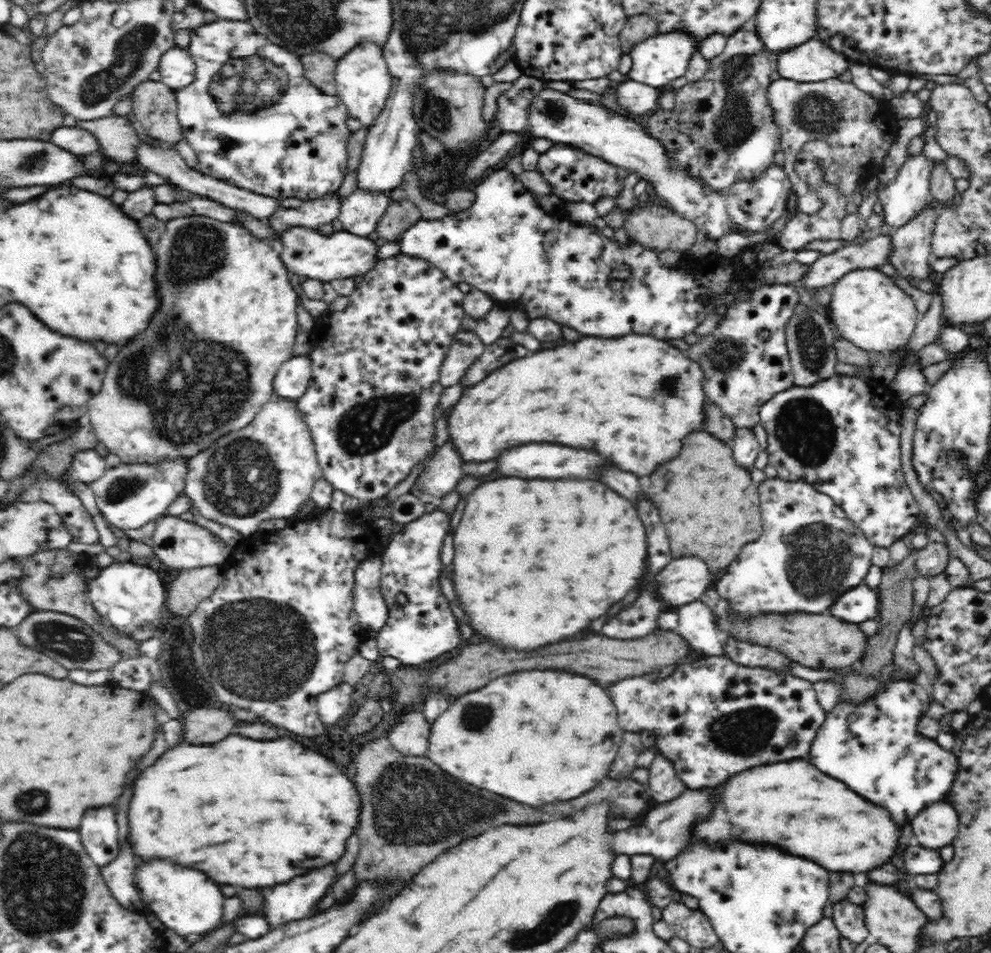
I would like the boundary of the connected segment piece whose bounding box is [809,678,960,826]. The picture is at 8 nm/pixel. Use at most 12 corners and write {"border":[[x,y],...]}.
{"border":[[890,679],[827,713],[810,764],[896,826],[949,798],[957,754]]}

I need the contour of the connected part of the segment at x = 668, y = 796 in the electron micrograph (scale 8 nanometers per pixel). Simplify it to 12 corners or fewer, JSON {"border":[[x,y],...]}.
{"border":[[656,754],[648,770],[654,802],[684,792],[672,761]]}

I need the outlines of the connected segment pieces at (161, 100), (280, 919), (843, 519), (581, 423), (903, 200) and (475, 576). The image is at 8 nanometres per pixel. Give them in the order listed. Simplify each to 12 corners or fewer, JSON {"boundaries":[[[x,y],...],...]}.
{"boundaries":[[[145,80],[131,116],[168,147],[184,139],[172,88]],[[334,863],[278,884],[260,914],[270,928],[313,914]],[[762,482],[762,536],[712,584],[736,623],[824,614],[874,545],[810,483]],[[644,334],[508,362],[445,412],[462,464],[530,442],[650,474],[702,371]],[[907,156],[880,190],[886,224],[897,229],[930,200],[938,160]],[[500,478],[454,532],[478,636],[580,634],[642,578],[602,482]]]}

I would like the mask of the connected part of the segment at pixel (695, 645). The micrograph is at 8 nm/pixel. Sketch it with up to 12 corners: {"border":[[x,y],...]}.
{"border":[[680,606],[676,632],[696,655],[726,657],[712,612]]}

